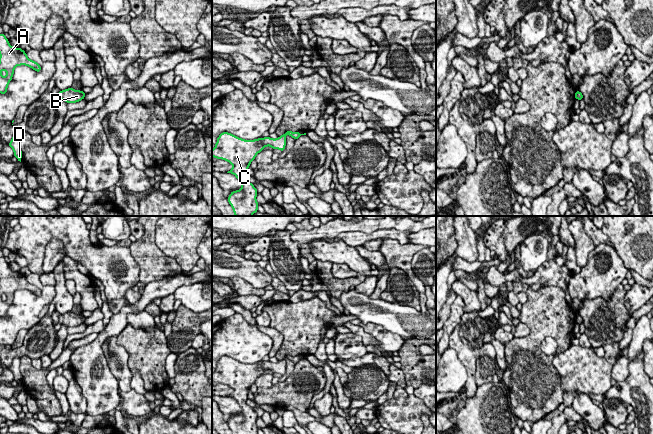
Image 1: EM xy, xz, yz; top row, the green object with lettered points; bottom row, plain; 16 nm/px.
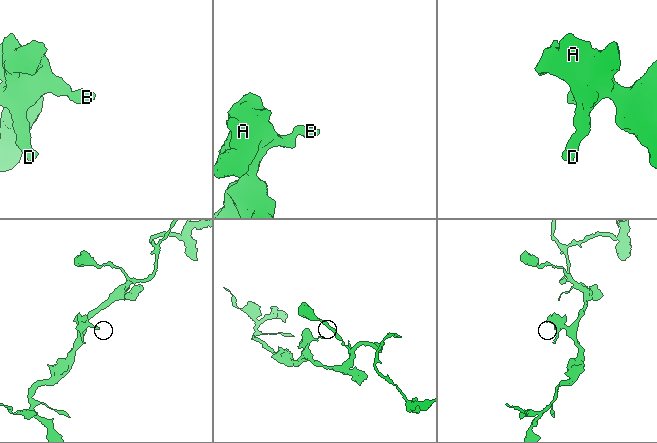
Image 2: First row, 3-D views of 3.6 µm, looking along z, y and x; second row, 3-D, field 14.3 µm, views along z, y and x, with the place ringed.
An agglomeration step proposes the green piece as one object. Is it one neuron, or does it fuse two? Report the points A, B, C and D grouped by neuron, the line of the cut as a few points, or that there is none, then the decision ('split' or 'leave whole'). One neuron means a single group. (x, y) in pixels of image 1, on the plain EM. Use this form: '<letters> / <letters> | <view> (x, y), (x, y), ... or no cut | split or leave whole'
A B C D | no cut | leave whole

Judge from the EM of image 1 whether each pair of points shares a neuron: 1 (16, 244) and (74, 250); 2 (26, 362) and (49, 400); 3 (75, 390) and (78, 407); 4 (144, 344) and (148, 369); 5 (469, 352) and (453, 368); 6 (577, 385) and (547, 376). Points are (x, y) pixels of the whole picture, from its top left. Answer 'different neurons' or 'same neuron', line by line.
1: same neuron
2: same neuron
3: same neuron
4: same neuron
5: different neurons
6: different neurons

